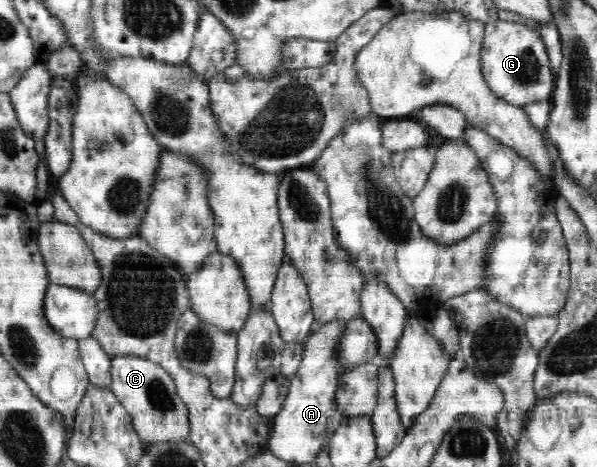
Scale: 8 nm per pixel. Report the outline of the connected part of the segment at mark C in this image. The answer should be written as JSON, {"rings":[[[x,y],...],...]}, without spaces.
{"rings":[[[121,356],[111,359],[110,389],[131,415],[132,426],[147,444],[186,442],[190,434],[189,411],[178,396],[176,384],[160,364],[141,356]]]}

